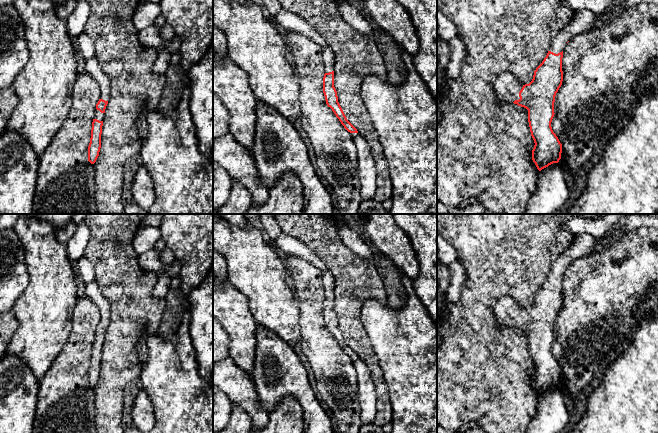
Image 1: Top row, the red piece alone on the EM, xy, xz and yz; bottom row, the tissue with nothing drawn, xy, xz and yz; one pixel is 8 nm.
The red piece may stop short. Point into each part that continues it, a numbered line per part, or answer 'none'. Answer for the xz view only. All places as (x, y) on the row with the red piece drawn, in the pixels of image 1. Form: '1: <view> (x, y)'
1: xz (328, 56)

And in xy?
1: xy (98, 115)

